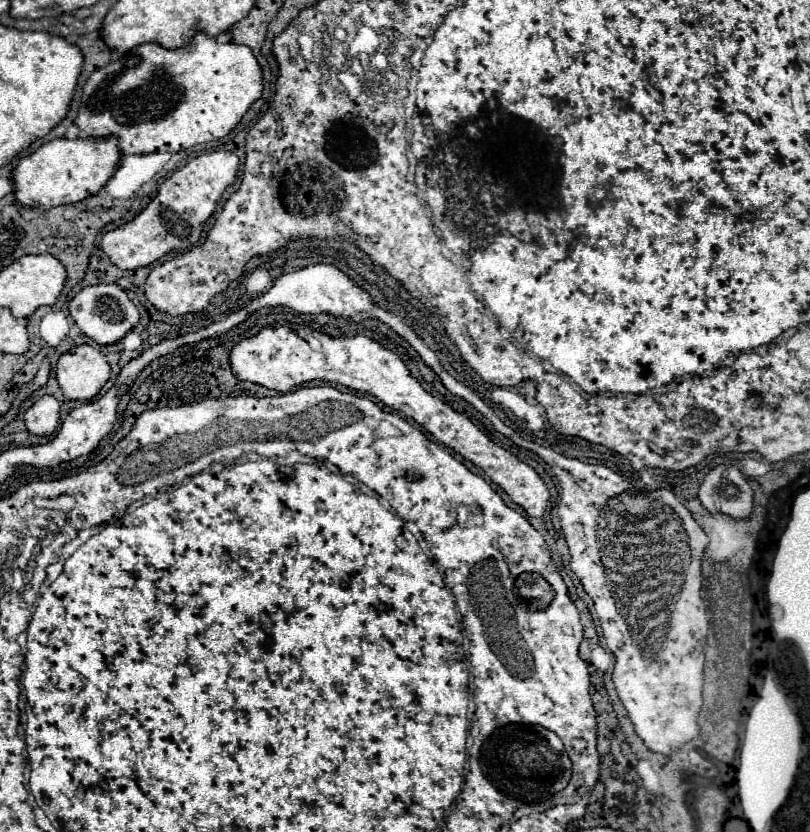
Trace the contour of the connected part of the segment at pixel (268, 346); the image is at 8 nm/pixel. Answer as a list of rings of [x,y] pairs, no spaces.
[[[263,327],[257,337],[245,339],[231,351],[231,367],[237,379],[259,383],[267,389],[275,391],[291,391],[293,387],[307,381],[331,381],[343,385],[357,393],[375,395],[387,407],[401,411],[411,417],[417,425],[421,425],[427,433],[431,433],[437,441],[457,451],[463,459],[475,463],[495,485],[499,485],[513,503],[523,507],[527,515],[541,517],[545,513],[549,501],[549,489],[541,481],[541,477],[525,463],[521,463],[509,451],[497,447],[487,439],[483,431],[479,431],[465,415],[453,411],[449,405],[429,395],[419,381],[415,381],[403,361],[383,349],[369,337],[341,337],[331,339],[325,333],[307,329],[307,327]]]

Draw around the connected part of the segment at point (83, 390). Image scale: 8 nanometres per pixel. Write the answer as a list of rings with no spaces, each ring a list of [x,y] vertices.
[[[79,345],[67,351],[57,361],[57,381],[67,399],[89,401],[111,375],[109,363],[99,349]]]

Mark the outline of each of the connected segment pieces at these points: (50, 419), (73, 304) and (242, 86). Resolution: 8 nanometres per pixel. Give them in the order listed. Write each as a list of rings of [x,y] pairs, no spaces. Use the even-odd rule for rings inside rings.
[[[43,395],[27,413],[25,427],[29,433],[39,437],[49,437],[59,425],[59,401],[51,395]]]
[[[119,285],[85,287],[69,301],[69,313],[75,319],[77,327],[99,345],[113,345],[121,341],[141,321],[135,303],[127,297],[127,293]]]
[[[199,31],[195,35],[195,39],[189,41],[189,45],[181,47],[181,49],[165,49],[159,43],[143,43],[139,47],[135,47],[131,53],[125,53],[123,57],[107,63],[105,67],[97,69],[85,83],[83,87],[83,97],[81,97],[81,111],[75,119],[75,123],[81,129],[81,137],[109,137],[115,135],[119,139],[119,149],[123,155],[131,155],[131,153],[177,153],[181,149],[199,145],[199,143],[207,143],[211,139],[219,139],[225,137],[231,129],[235,129],[235,125],[241,121],[241,117],[247,113],[247,109],[263,95],[263,71],[261,65],[257,63],[255,55],[251,53],[251,49],[247,45],[239,45],[239,43],[217,43],[215,37],[209,37],[205,31]]]

